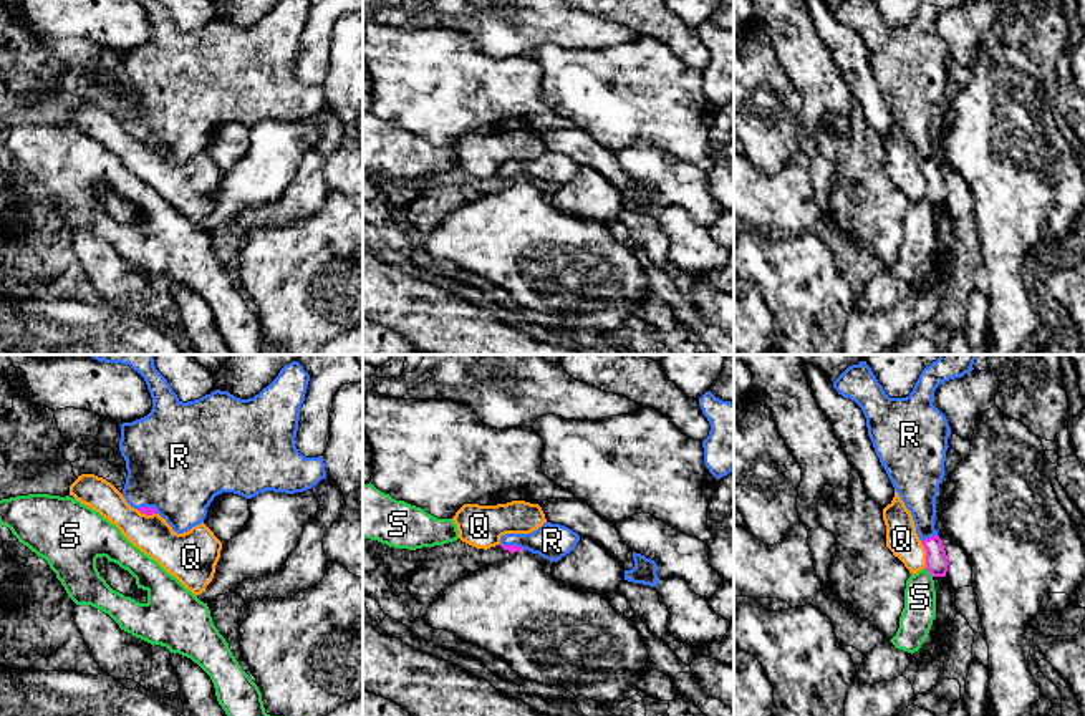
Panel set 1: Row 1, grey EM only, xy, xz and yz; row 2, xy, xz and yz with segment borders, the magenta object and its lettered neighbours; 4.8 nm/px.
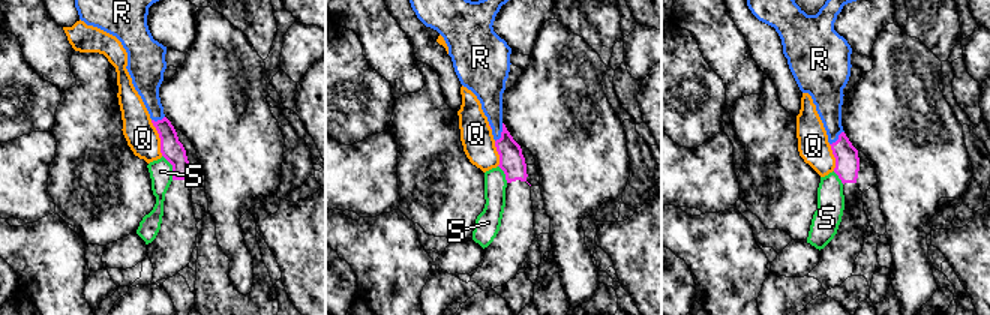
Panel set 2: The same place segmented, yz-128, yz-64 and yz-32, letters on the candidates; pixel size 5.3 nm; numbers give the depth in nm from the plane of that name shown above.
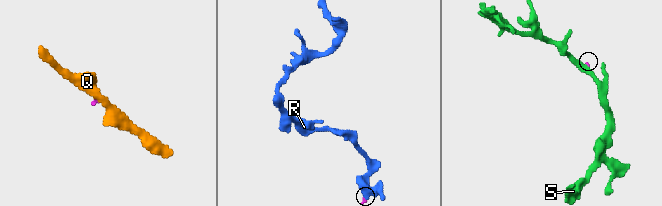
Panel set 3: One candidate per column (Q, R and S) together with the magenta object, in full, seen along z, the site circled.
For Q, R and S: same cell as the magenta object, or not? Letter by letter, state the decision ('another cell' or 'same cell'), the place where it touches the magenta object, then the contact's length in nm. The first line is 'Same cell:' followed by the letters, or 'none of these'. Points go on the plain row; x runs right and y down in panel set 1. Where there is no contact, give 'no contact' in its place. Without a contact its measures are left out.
Same cell: R
Q: another cell; meets magenta in yz at (926, 183); contact 140 nm long
R: same cell; meets magenta in yz at (930, 166); contact 90 nm long
S: another cell; meets magenta in yz at (930, 201); contact 60 nm long

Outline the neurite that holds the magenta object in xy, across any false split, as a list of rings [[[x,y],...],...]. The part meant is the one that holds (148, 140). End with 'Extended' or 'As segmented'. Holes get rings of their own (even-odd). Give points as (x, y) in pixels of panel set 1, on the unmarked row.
[[[137,0],[151,22],[152,38],[133,51],[123,51],[119,80],[128,106],[126,131],[141,143],[159,143],[177,162],[204,151],[215,124],[234,121],[252,128],[265,119],[295,123],[326,106],[323,85],[305,86],[295,75],[300,36],[310,3],[280,0],[258,23],[240,28],[215,18],[182,31],[159,0]]]. Extended

